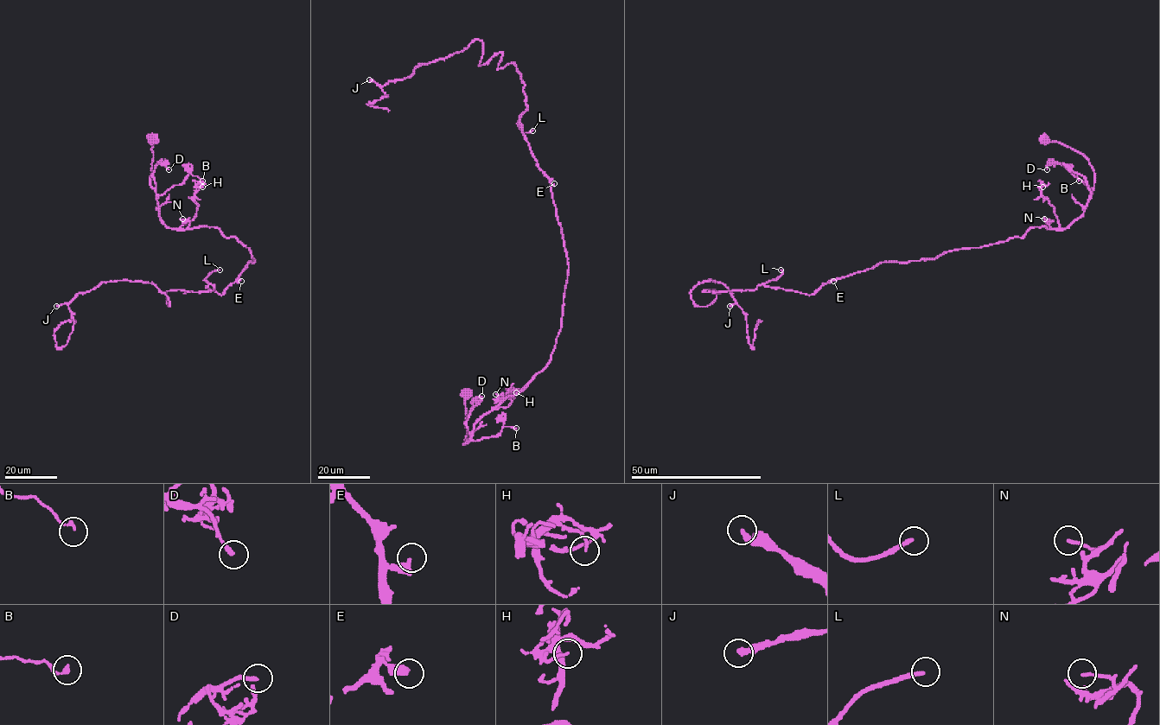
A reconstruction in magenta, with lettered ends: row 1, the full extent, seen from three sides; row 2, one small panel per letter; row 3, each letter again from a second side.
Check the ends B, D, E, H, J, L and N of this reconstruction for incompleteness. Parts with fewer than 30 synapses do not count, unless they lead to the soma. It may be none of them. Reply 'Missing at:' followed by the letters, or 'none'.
Missing at: L

